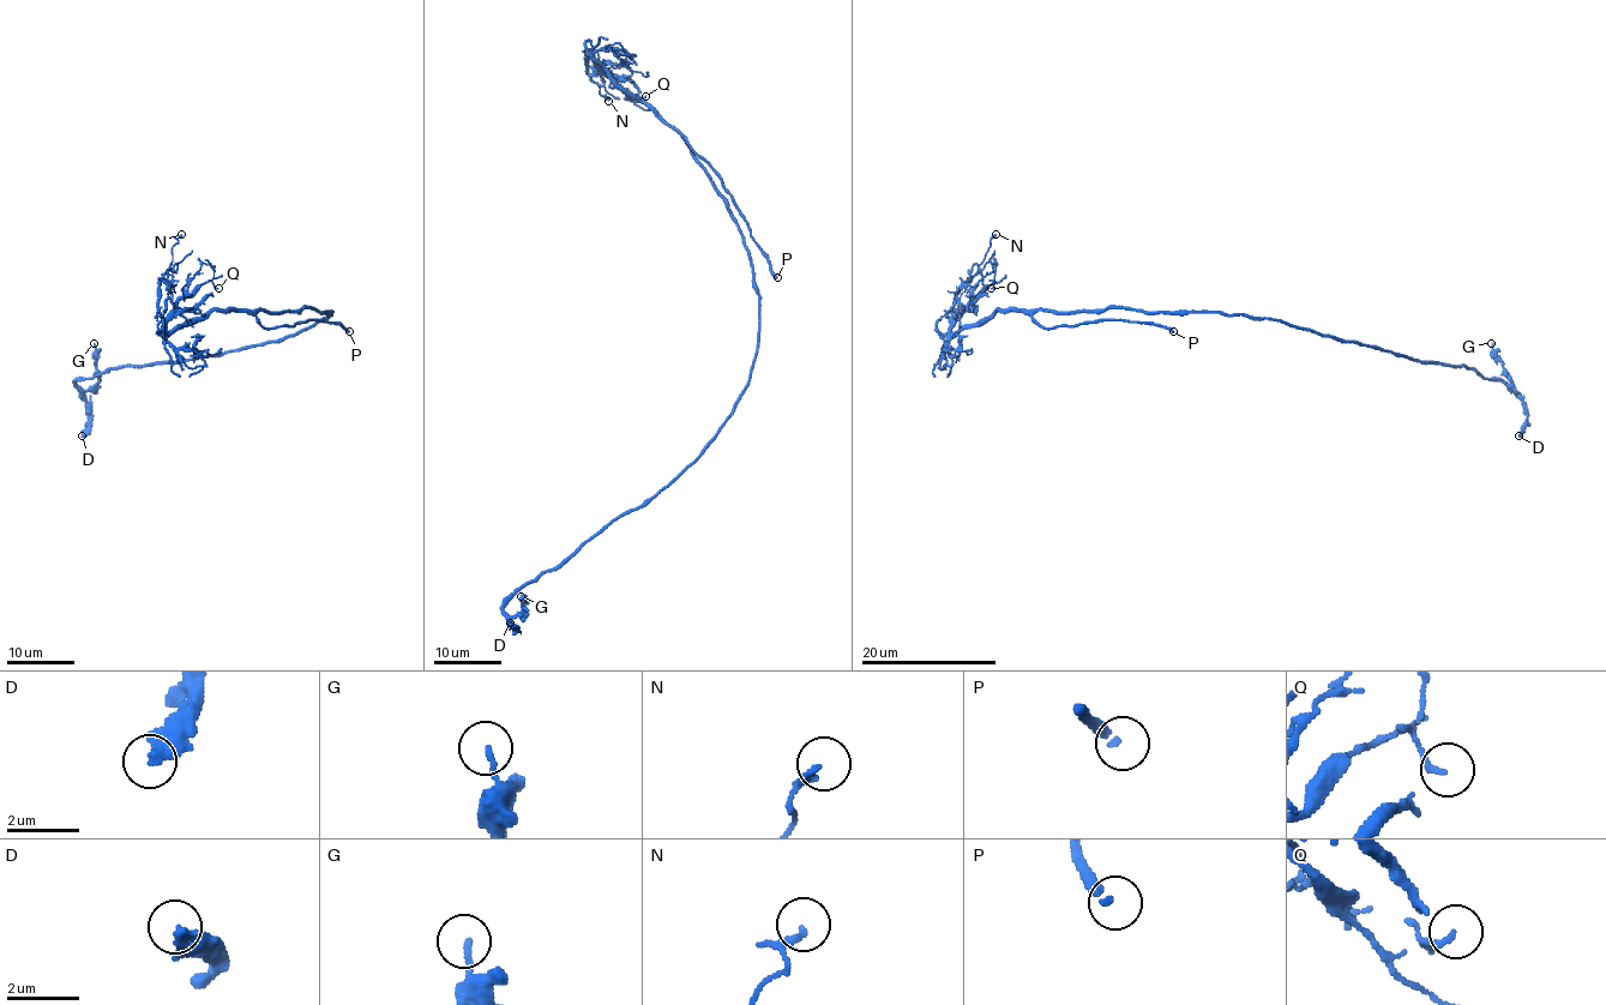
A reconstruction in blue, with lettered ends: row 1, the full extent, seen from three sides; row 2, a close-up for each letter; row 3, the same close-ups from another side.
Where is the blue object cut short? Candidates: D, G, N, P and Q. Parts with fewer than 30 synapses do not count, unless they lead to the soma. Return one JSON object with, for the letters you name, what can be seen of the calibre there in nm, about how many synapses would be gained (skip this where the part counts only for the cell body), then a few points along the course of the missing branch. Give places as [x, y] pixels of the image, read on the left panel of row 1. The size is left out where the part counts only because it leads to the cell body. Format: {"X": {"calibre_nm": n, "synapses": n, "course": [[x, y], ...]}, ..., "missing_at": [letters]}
{"P": {"calibre_nm": 260, "course": [[349, 331], [349, 365], [306, 391], [206, 416], [126, 414], [95, 427], [103, 467], [90, 534], [100, 539]]}, "missing_at": ["P"]}

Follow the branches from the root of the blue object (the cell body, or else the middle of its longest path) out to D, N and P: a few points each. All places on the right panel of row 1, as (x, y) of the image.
D: (1232, 314), (1276, 318), (1499, 379), (1523, 404), (1527, 425), (1519, 435)
N: (1232, 314), (1144, 313), (1129, 308), (998, 310), (952, 331), (954, 294), (978, 271), (996, 234)
P: (1232, 314), (1104, 308), (1039, 310), (1032, 317), (1045, 329), (1126, 320), (1152, 322), (1173, 331)

